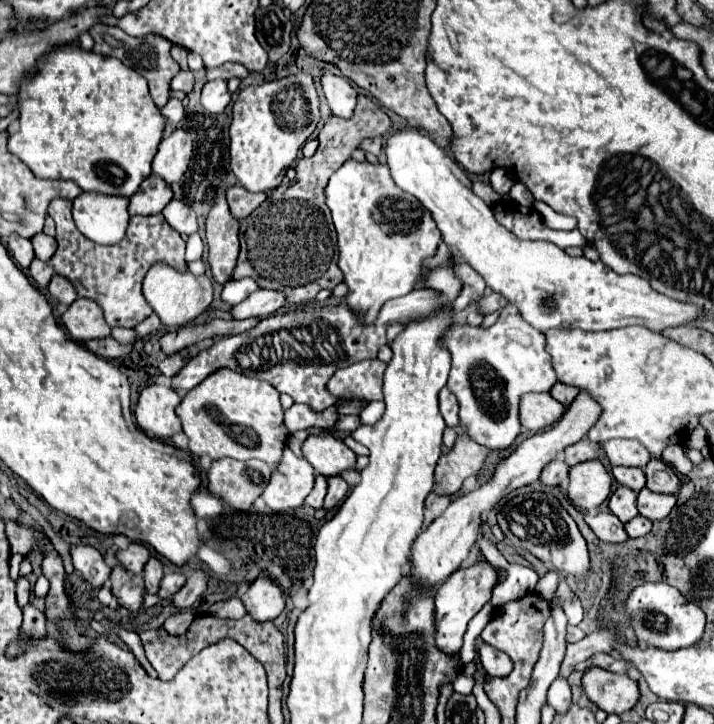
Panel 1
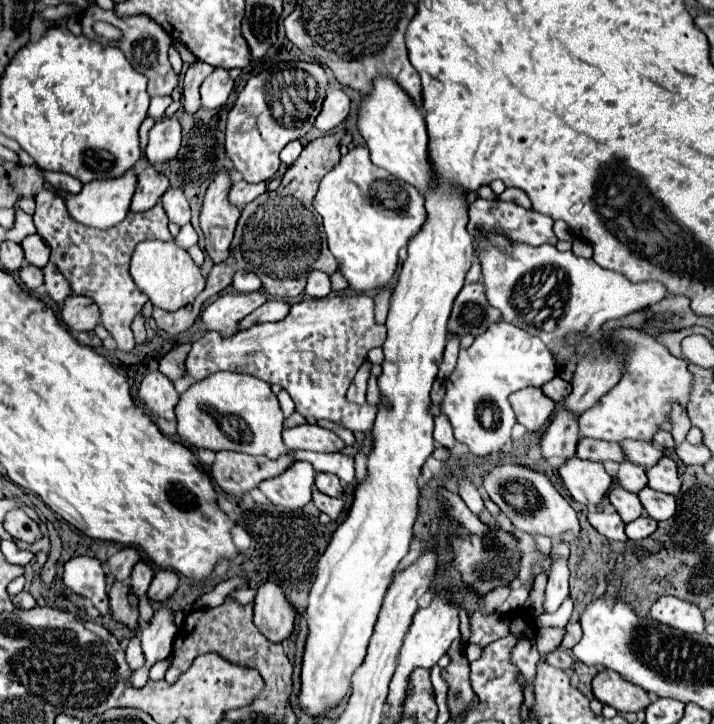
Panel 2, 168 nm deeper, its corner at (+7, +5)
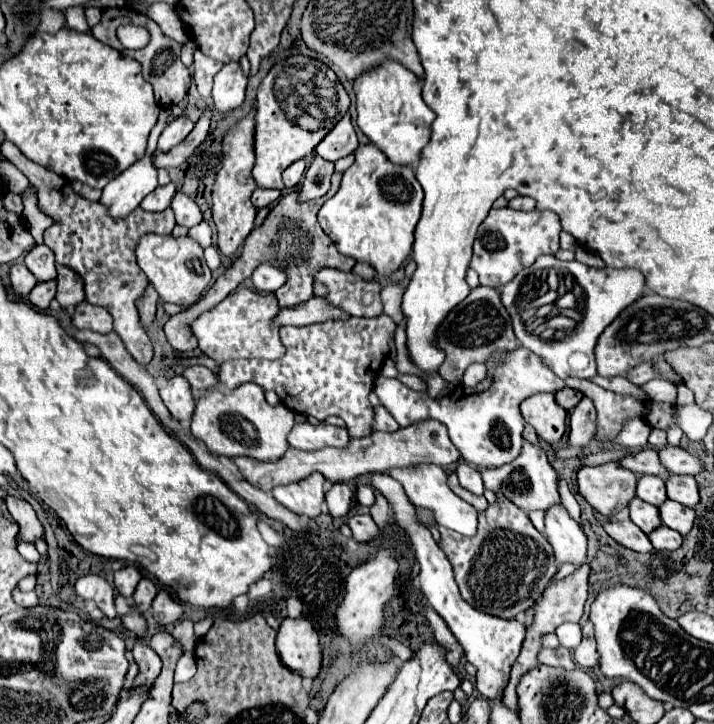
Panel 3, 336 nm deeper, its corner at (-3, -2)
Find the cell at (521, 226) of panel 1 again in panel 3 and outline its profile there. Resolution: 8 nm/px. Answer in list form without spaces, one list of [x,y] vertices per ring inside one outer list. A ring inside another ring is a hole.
[[[511,207],[491,209],[487,219],[481,223],[477,231],[477,239],[473,245],[473,261],[471,267],[477,271],[481,285],[499,287],[509,283],[523,267],[535,263],[539,255],[557,253],[559,251],[559,217],[553,211],[515,211]]]

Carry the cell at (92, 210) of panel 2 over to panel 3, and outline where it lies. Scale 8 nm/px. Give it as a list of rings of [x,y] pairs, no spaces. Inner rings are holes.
[[[143,157],[139,163],[123,171],[123,175],[105,185],[99,203],[107,207],[111,219],[125,219],[155,187],[157,169],[153,167],[151,157]]]

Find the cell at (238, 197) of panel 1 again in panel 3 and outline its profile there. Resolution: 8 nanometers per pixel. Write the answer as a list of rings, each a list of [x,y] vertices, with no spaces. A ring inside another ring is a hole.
[[[255,189],[253,195],[251,195],[251,201],[255,203],[257,209],[261,209],[261,207],[275,203],[279,197],[281,197],[279,189]]]

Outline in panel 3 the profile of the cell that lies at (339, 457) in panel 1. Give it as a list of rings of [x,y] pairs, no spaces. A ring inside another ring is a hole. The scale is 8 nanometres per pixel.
[[[299,423],[289,433],[289,445],[301,451],[317,451],[323,447],[347,447],[349,433],[343,427],[333,427],[321,423],[313,427],[311,423]]]

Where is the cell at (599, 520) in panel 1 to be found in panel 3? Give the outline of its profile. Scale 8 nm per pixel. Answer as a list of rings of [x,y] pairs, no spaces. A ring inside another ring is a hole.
[[[607,521],[603,523],[603,529],[609,537],[613,537],[619,545],[633,549],[637,553],[647,553],[653,549],[649,537],[631,521]]]

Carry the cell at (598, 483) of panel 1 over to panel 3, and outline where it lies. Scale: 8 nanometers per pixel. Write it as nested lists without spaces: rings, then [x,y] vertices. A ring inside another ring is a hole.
[[[615,463],[579,469],[579,493],[601,515],[615,515],[635,497],[635,475]]]

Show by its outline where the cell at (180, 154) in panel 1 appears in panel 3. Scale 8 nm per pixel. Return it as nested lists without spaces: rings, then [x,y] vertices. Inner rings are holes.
[[[183,115],[183,117],[177,117],[177,119],[173,119],[173,121],[169,121],[167,127],[163,129],[163,133],[159,135],[157,149],[159,149],[159,151],[171,151],[175,145],[179,145],[179,143],[191,133],[193,127],[195,127],[195,123],[189,121],[185,115]]]

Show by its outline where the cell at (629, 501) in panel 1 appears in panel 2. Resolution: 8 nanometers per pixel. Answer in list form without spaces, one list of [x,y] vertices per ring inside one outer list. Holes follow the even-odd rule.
[[[615,484],[609,492],[609,500],[611,504],[617,508],[619,516],[623,518],[623,522],[631,522],[631,520],[637,520],[641,514],[643,514],[643,504],[639,500],[637,494],[621,488],[619,484]]]

